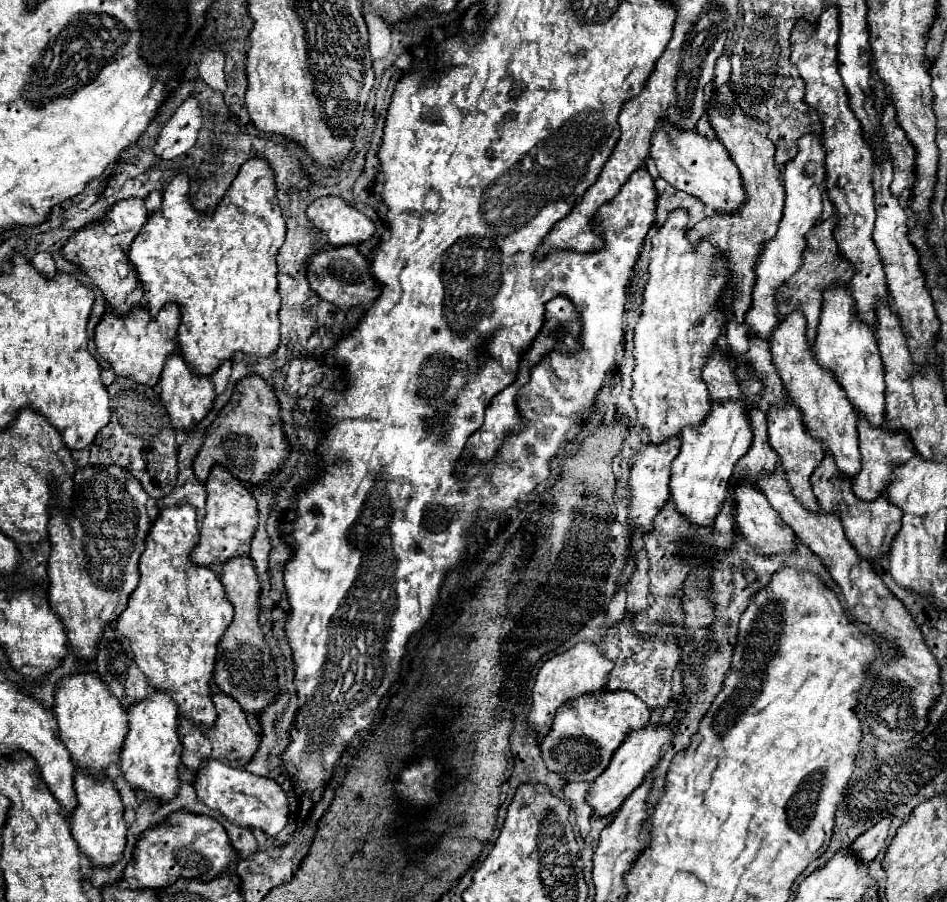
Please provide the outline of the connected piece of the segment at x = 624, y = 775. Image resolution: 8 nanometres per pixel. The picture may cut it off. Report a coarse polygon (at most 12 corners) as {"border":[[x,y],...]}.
{"border":[[673,725],[633,731],[591,783],[587,803],[613,815],[659,763]]}

